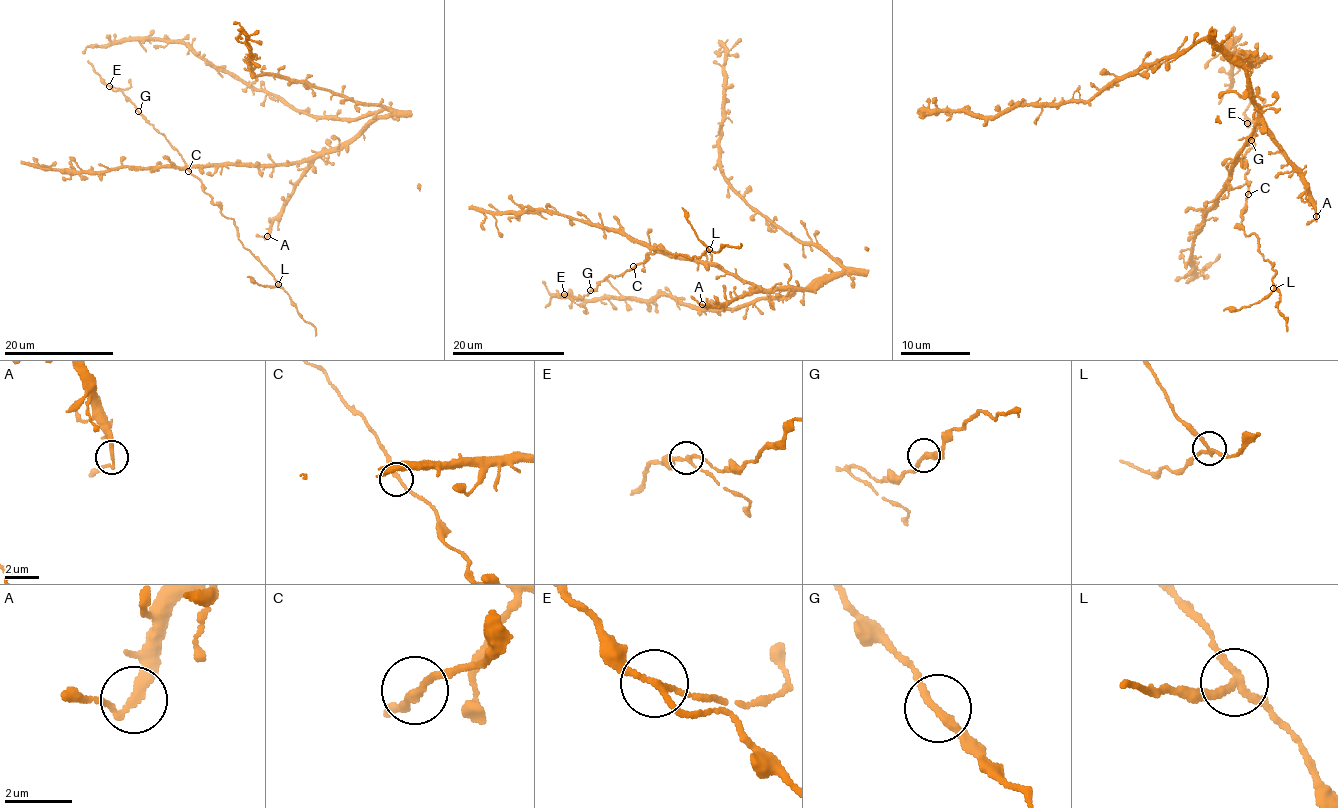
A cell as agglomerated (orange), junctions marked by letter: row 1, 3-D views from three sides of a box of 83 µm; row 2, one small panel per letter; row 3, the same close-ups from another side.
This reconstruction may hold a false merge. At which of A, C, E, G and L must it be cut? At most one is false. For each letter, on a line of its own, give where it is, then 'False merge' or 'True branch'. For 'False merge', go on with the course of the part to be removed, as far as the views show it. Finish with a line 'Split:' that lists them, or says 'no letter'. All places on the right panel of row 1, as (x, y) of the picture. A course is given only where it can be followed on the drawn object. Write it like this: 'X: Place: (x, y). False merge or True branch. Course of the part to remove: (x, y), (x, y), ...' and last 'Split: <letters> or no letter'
A: Place: (1316, 216). True branch
C: Place: (1248, 194). True branch
E: Place: (1247, 123). True branch
G: Place: (1251, 140). True branch
L: Place: (1273, 288). False merge. Course of the part to remove: (1274, 288), (1250, 306), (1224, 310)
Split: L

